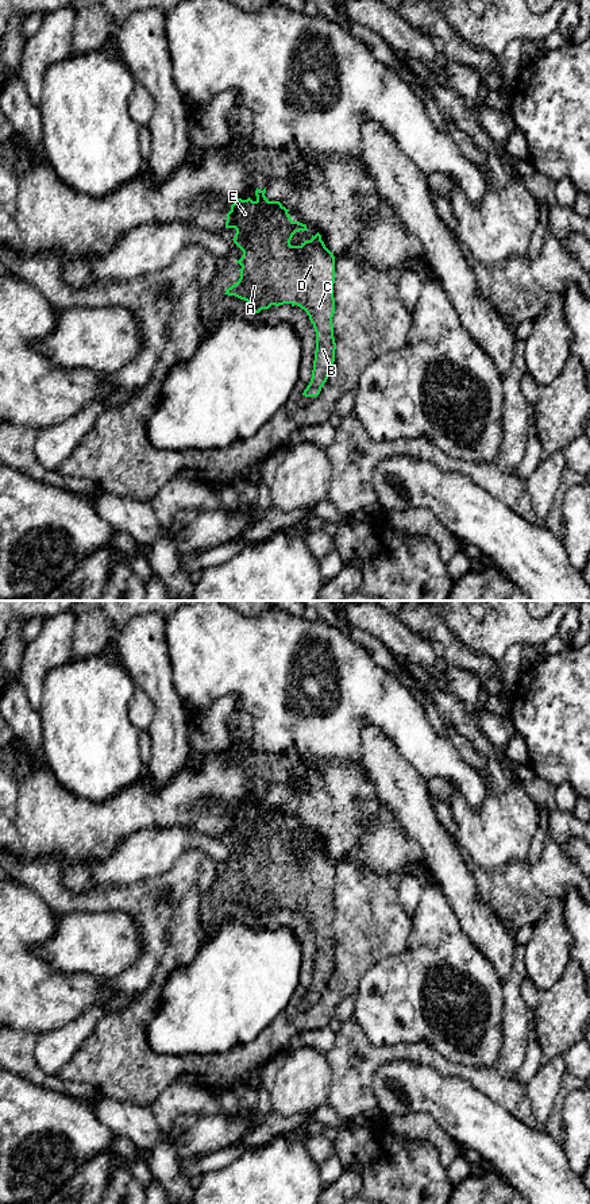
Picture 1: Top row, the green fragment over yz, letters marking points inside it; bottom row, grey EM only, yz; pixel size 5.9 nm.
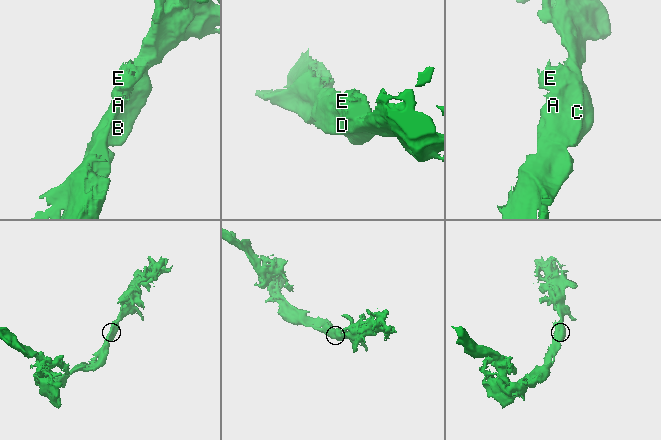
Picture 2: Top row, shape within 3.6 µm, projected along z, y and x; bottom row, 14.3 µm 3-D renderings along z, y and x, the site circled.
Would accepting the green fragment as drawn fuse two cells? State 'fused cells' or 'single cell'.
single cell

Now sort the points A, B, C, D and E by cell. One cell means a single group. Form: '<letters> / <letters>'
A B C D E

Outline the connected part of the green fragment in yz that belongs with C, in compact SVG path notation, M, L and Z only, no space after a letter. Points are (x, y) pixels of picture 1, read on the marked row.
M257 188L257 200L238 198L227 213L225 228L235 228L234 243L243 251L236 263L242 266L240 278L225 290L224 294L235 296L247 301L255 313L269 309L271 305L297 305L306 312L316 332L316 351L312 378L302 395L317 397L328 379L335 362L336 343L333 337L332 317L335 313L333 283L335 256L325 247L321 235L312 235L301 246L292 246L290 240L296 232L308 231L306 225L293 221L279 201L269 201L265 196L266 188Z

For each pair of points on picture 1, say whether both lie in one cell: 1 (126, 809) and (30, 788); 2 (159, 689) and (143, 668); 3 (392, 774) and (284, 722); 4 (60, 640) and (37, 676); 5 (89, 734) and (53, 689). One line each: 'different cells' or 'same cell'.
1: same cell
2: same cell
3: different cells
4: same cell
5: same cell

